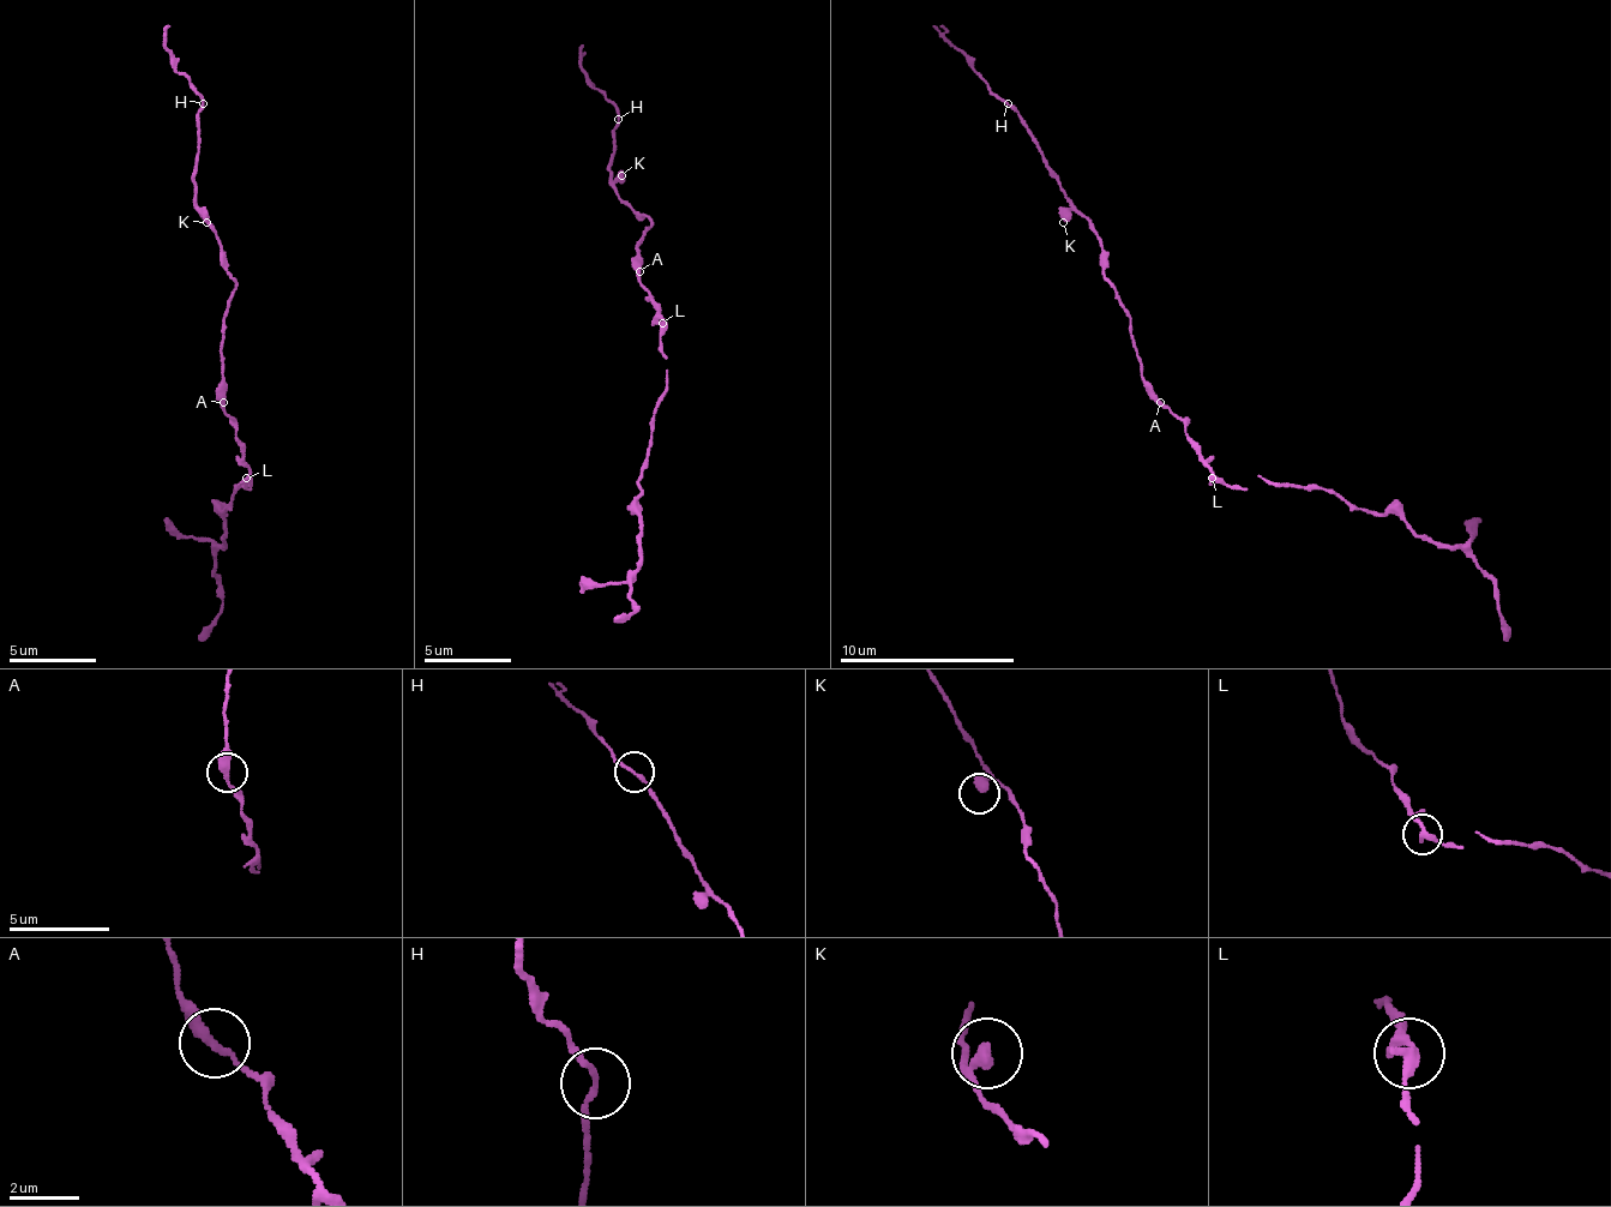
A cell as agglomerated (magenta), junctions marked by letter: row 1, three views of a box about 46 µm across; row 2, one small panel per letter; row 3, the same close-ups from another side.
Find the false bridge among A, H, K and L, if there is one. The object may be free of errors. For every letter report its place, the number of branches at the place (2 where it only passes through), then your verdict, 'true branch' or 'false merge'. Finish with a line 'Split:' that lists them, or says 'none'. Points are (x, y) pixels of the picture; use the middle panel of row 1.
A: at (639, 271); 2 branches meet; true branch
H: at (618, 119); 2 branches meet; true branch
K: at (621, 175); 2 branches meet; true branch
L: at (662, 323); 2 branches meet; false merge
Split: L

